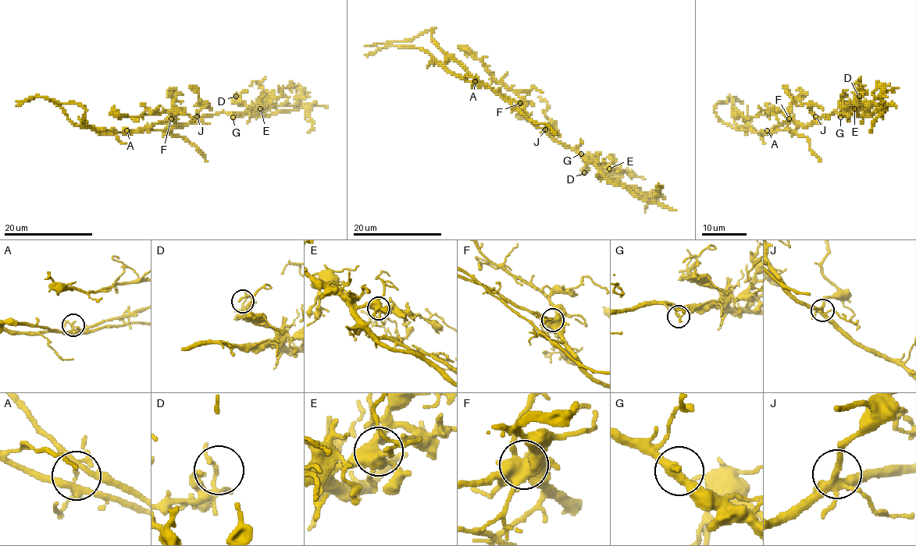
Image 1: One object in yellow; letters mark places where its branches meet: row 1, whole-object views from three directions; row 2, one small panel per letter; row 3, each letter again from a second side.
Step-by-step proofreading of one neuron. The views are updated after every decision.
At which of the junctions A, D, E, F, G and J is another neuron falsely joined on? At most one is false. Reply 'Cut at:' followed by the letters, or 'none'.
Cut at: A

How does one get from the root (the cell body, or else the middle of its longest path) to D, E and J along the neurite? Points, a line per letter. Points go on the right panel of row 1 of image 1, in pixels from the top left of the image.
D: (796, 129), (799, 124), (810, 125), (817, 117), (831, 113), (848, 113), (846, 104), (854, 101), (859, 96)
E: (796, 129), (799, 124), (810, 125), (817, 117), (831, 113), (848, 113), (854, 108)
J: (796, 129), (799, 124), (810, 125), (815, 116)

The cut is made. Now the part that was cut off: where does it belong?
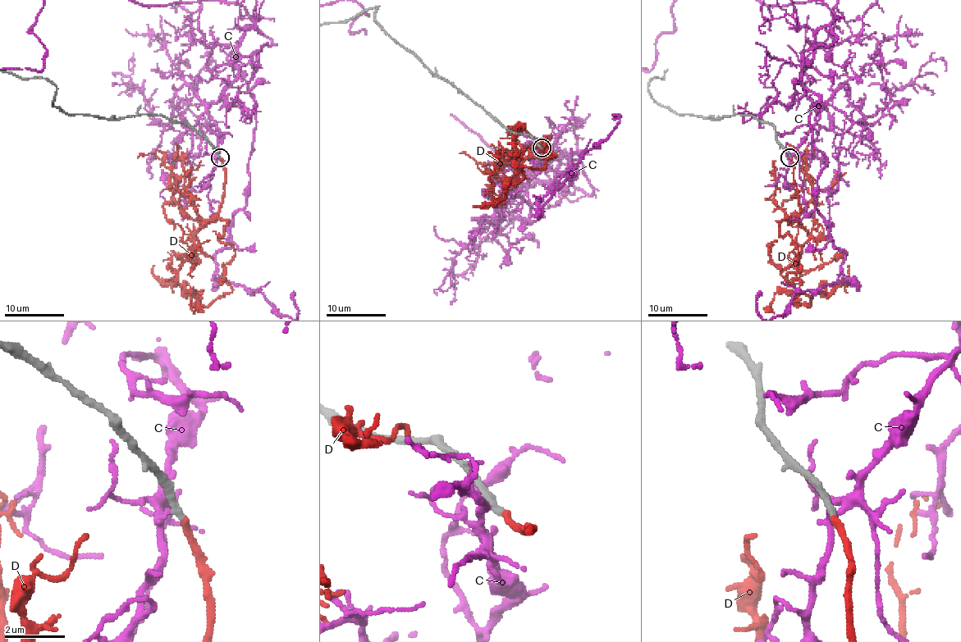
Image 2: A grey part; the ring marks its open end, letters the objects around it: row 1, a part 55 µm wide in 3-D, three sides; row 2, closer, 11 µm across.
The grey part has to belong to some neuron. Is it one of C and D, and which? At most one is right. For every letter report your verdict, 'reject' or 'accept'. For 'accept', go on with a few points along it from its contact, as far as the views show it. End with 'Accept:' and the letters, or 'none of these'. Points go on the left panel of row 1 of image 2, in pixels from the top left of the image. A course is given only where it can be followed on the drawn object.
C: reject
D: accept; course (220, 157), (221, 207), (208, 220), (226, 223), (232, 291), (203, 306), (202, 291), (163, 283), (154, 266)
Accept: D

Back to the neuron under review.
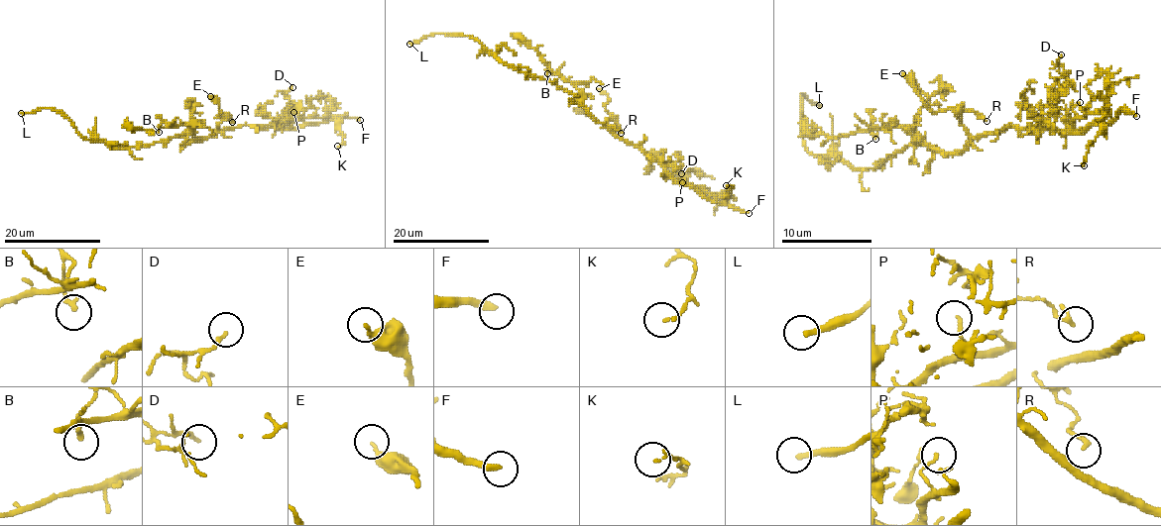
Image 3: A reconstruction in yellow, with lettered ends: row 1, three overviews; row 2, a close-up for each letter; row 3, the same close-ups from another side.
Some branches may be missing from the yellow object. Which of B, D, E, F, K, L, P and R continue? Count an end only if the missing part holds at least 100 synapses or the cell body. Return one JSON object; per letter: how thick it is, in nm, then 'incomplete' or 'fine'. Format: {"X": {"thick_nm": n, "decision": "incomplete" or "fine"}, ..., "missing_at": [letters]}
{"B": {"thick_nm": 200, "decision": "fine"}, "D": {"thick_nm": 140, "decision": "fine"}, "E": {"thick_nm": 240, "decision": "fine"}, "F": {"thick_nm": 300, "decision": "incomplete"}, "K": {"thick_nm": 130, "decision": "fine"}, "L": {"thick_nm": 240, "decision": "incomplete"}, "P": {"thick_nm": 90, "decision": "fine"}, "R": {"thick_nm": 130, "decision": "fine"}, "missing_at": ["F", "L"]}

